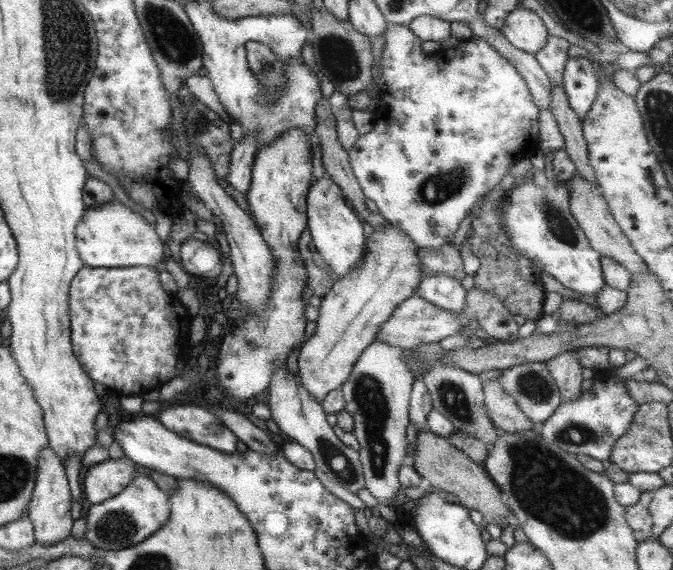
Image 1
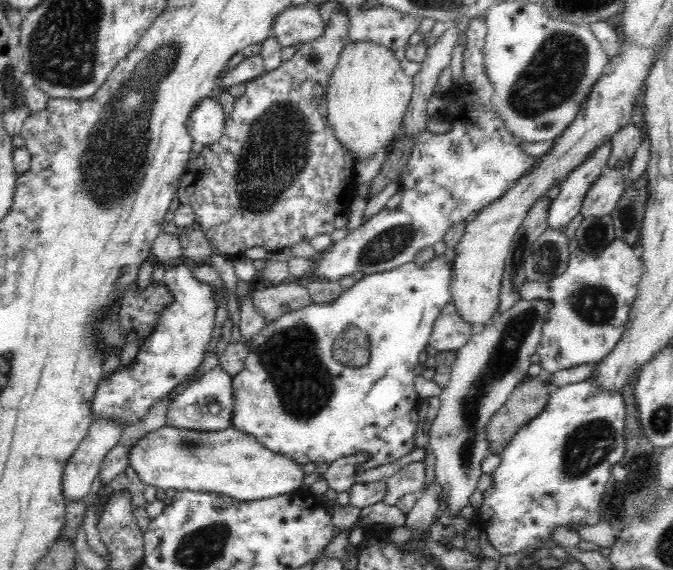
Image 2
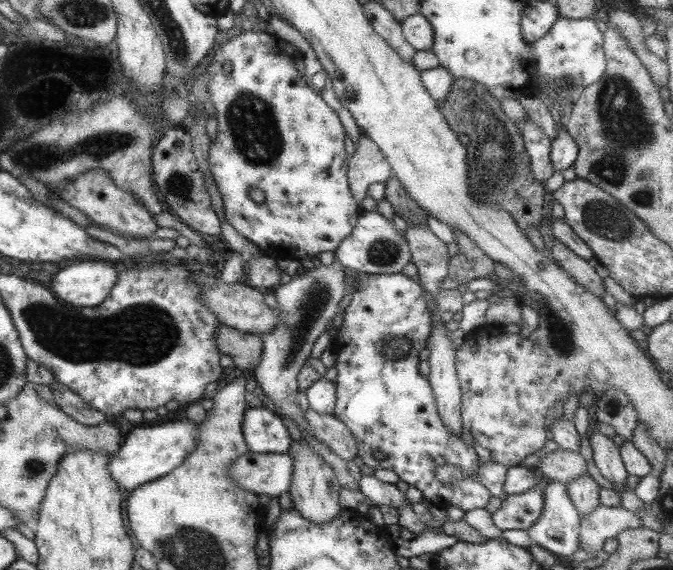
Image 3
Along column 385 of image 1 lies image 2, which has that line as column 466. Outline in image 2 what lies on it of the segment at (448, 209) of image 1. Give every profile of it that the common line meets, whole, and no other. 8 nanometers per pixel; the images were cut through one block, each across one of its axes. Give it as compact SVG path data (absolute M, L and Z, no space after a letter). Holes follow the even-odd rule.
M477 17L468 22L464 32L464 51L462 52L462 82L450 87L445 98L443 109L439 111L442 120L450 122L448 132L444 134L429 134L424 132L412 147L407 160L406 168L400 176L400 202L393 209L384 209L378 212L353 233L335 245L321 259L316 278L336 279L350 276L353 272L360 271L364 275L382 273L400 266L412 263L416 254L424 248L432 248L434 256L443 258L446 247L443 238L448 230L460 224L465 224L475 217L483 208L498 200L513 184L530 168L536 158L528 155L521 147L520 141L505 126L504 120L492 105L494 98L494 85L488 77L484 50L486 47L487 25L485 18Z

